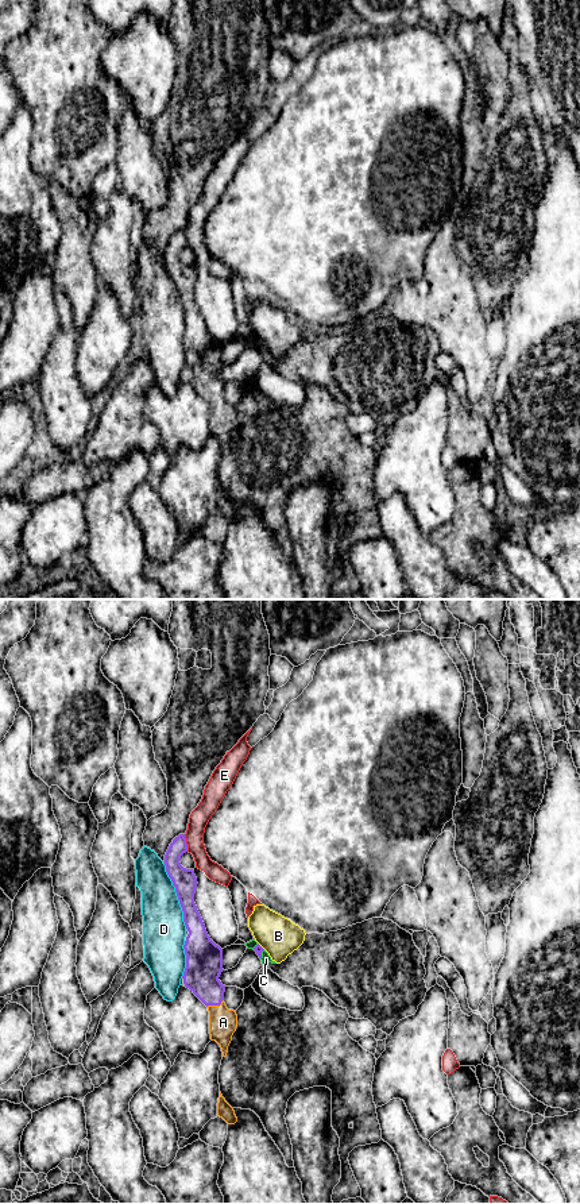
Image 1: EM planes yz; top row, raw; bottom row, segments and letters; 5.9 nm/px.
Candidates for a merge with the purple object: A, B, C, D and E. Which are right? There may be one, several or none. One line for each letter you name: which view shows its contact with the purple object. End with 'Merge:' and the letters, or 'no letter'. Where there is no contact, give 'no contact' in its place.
A: contact in yz
Merge: A

